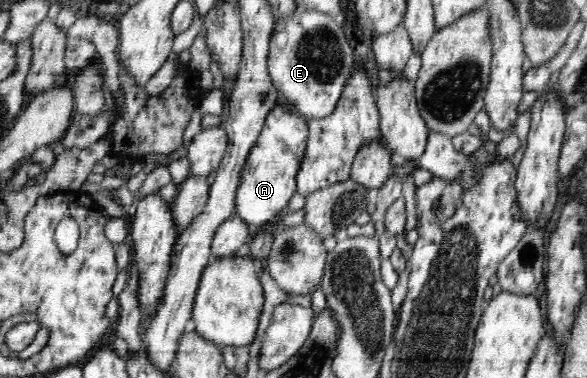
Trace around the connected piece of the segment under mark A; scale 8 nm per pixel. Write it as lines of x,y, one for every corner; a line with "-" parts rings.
280,104
271,108
257,141
242,165
237,191
234,192
234,215
247,227
265,226
286,212
289,199
297,192
296,175
304,159
307,141
308,122
305,118

